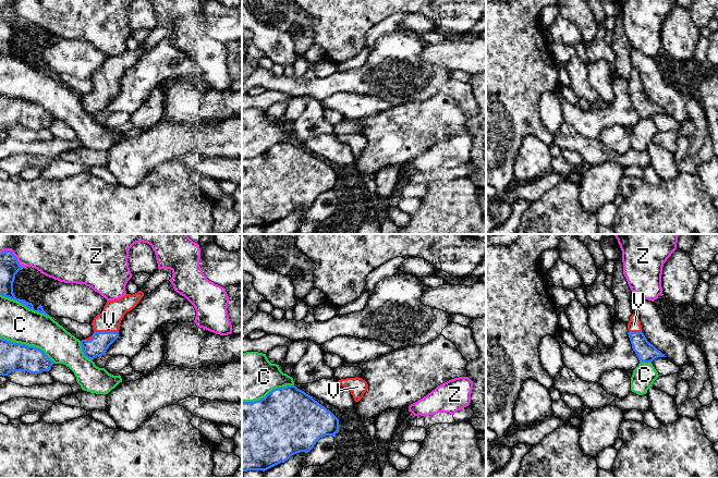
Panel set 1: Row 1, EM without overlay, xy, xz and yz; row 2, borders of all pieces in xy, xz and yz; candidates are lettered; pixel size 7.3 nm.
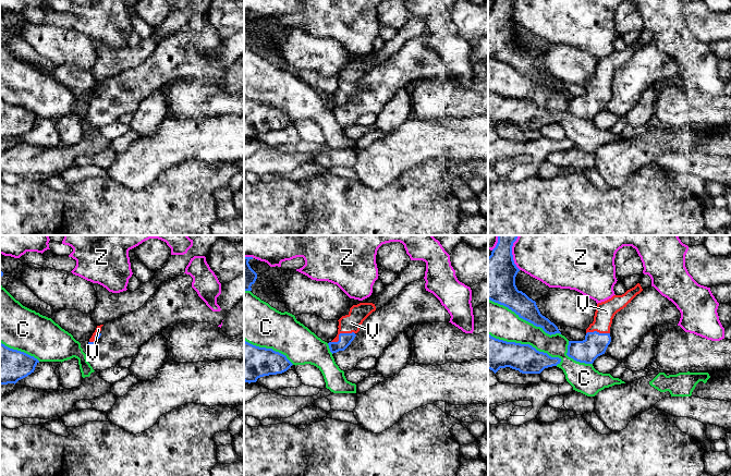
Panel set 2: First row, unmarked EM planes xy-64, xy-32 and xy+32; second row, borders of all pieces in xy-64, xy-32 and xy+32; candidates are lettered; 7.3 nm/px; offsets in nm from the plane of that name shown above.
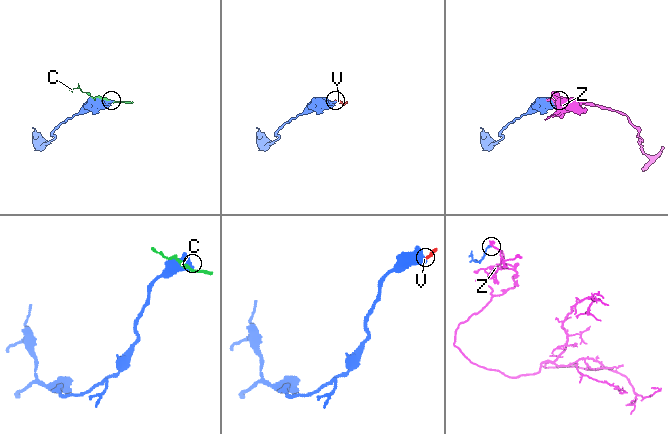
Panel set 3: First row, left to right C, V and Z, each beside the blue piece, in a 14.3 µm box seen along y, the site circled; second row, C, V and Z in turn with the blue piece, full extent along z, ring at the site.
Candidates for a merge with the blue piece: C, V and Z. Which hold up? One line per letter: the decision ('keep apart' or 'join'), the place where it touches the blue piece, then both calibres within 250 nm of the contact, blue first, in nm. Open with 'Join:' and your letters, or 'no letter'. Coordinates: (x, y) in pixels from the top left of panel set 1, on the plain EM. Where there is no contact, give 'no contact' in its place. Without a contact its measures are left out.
Join: V
C: keep apart; meets blue in xy at (27, 101); 200 nm thick on the blue side, 280 nm on the other
V: join; meets blue in xy at (106, 88); 140 nm thick on the blue side, 170 nm on the other
Z: keep apart; meets blue in xy at (13, 11); 140 nm thick on the blue side, 220 nm on the other

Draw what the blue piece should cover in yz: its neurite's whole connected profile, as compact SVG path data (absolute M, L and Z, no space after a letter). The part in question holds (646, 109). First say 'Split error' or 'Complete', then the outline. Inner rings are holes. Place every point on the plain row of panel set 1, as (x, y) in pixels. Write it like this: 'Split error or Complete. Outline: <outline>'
Split error. Outline: M636 70L630 73L628 90L640 119L652 119L655 114L666 113L653 100L650 100L642 88L641 77Z

